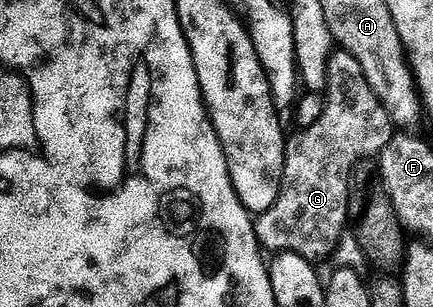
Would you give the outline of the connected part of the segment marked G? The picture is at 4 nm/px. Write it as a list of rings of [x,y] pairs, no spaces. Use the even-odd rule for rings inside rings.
[[[338,48],[330,56],[325,110],[311,127],[296,133],[286,139],[282,186],[276,202],[268,212],[257,215],[254,231],[259,247],[266,252],[271,250],[271,255],[295,254],[321,264],[337,248],[346,230],[354,169],[365,158],[377,159],[394,137],[396,127],[363,78],[360,64],[346,50]]]

